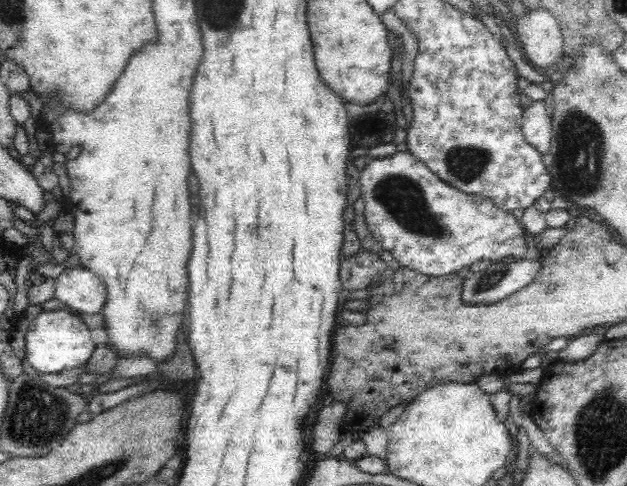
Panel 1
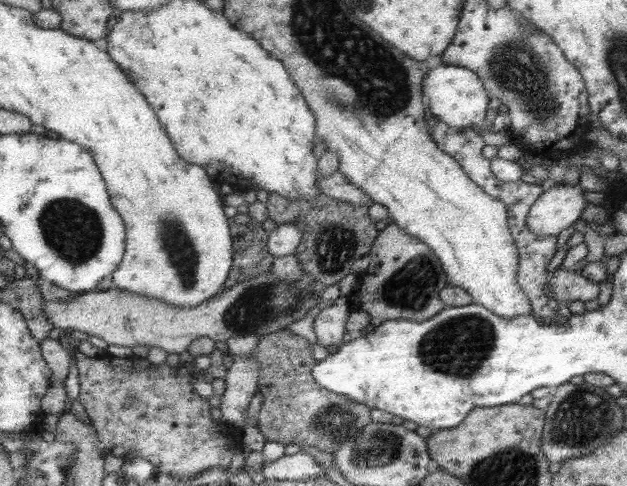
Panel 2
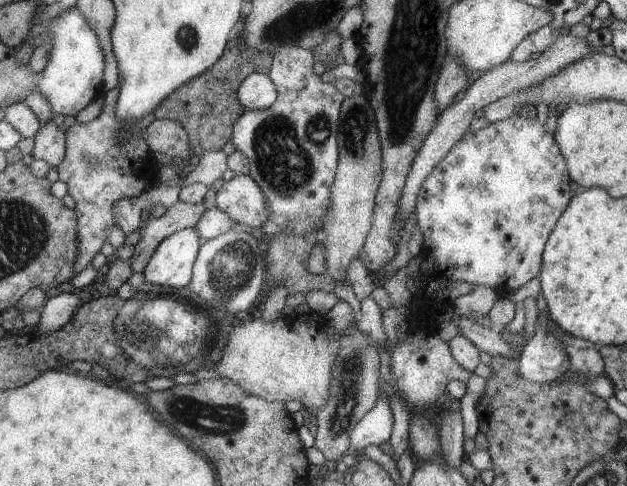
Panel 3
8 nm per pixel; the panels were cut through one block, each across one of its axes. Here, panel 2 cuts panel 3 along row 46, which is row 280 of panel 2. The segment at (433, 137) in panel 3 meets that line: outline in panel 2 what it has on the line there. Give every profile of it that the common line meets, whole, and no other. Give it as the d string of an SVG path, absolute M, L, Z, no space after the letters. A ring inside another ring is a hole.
M556 269L548 281L547 291L556 301L571 303L574 300L588 302L598 298L600 283L590 281L576 270Z

